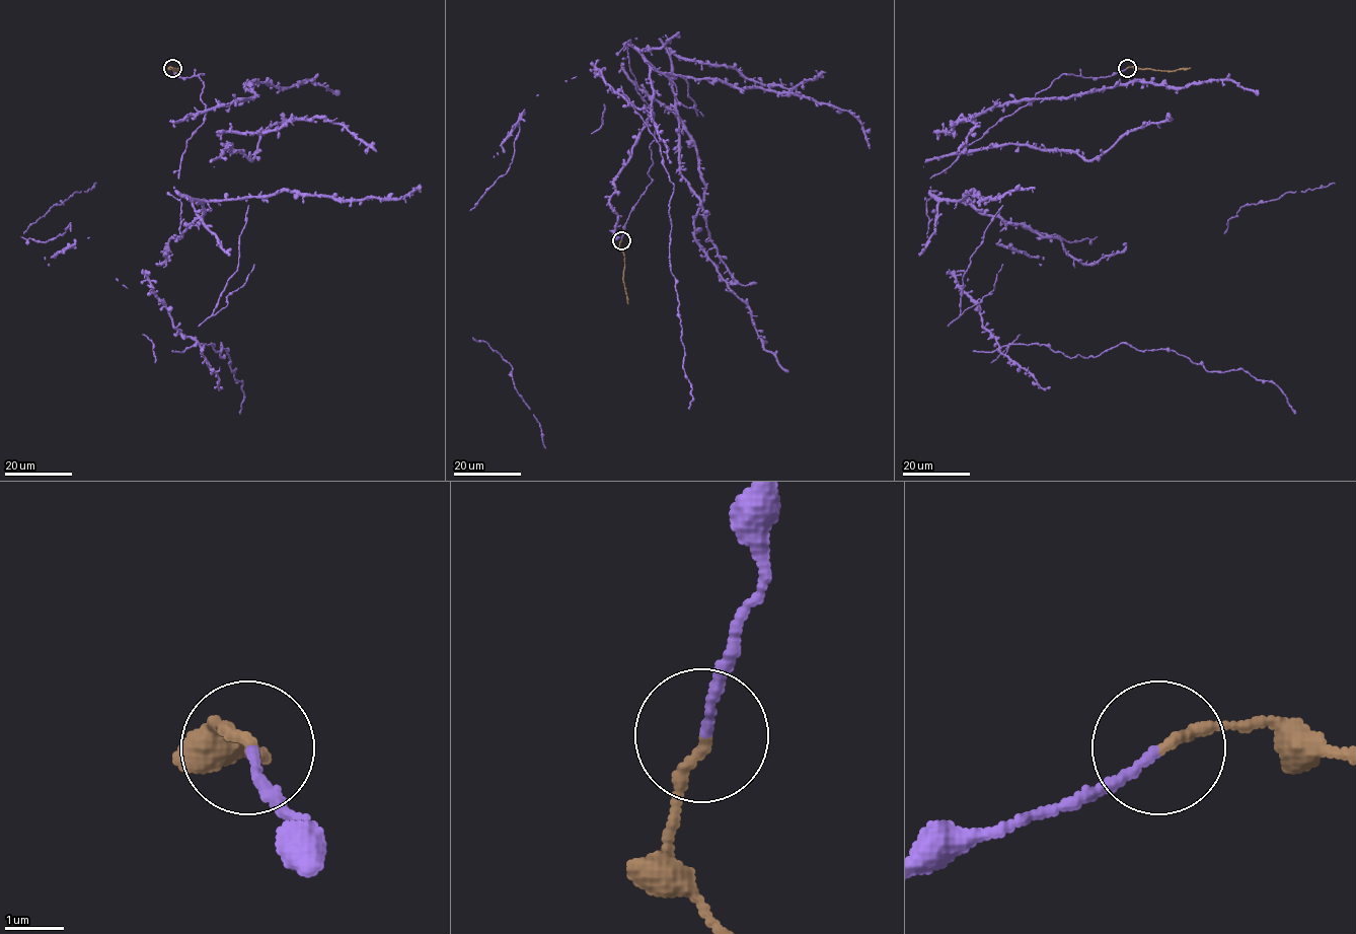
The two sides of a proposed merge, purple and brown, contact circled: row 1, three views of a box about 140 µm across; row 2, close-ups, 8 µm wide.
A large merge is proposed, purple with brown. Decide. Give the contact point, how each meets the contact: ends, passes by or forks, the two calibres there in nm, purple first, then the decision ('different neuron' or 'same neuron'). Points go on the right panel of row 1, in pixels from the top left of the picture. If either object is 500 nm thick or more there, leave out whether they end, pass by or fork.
at (1127, 68); purple ends there; brown ends there; 150 nm thick on the purple side, 180 nm on the other; same neuron

